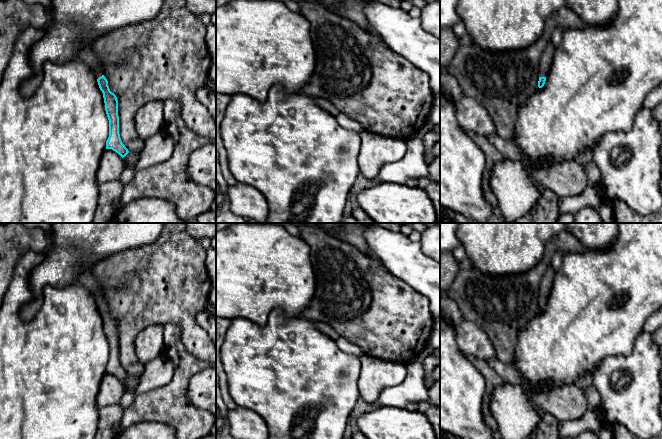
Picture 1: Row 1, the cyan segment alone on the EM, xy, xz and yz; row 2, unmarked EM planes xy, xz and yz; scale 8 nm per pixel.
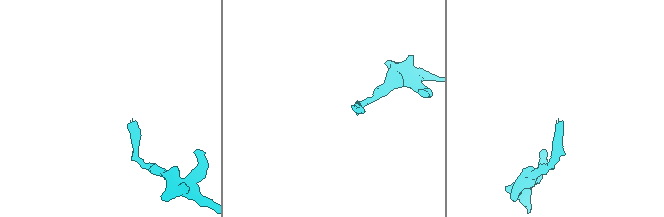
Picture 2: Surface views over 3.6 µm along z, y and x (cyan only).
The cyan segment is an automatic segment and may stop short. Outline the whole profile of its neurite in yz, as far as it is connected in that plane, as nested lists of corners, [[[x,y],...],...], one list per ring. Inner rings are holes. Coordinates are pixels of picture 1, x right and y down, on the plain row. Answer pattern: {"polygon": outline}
{"polygon": [[[550,265],[545,274],[543,275],[543,278],[540,283],[540,291],[539,291],[539,305],[538,305],[538,311],[542,312],[545,308],[547,298],[550,295],[553,279],[555,277],[555,271]]]}

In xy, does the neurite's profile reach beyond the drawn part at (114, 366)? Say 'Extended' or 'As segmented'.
Extended

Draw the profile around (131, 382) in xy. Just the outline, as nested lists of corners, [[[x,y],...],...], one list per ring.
[[[129,376],[125,381],[122,382],[126,391],[134,391],[139,383],[139,378],[136,376]]]

